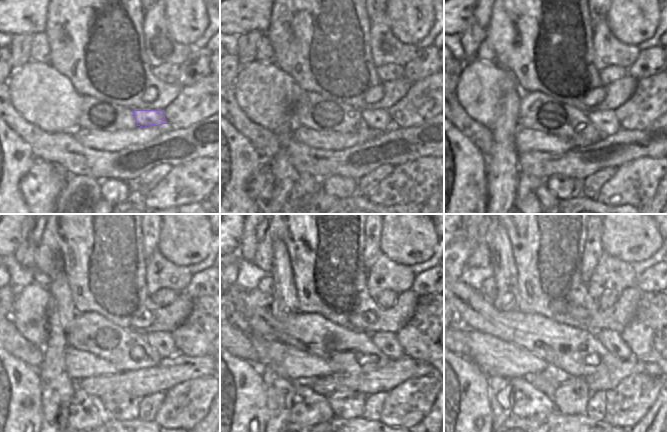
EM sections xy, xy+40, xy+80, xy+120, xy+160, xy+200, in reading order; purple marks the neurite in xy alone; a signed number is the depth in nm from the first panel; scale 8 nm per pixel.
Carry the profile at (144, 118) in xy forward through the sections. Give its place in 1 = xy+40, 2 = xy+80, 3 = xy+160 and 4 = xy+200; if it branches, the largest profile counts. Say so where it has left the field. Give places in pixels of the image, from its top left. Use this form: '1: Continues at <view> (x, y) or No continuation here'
1: Continues at xy+40 (380, 121)
2: Continues at xy+80 (605, 120)
3: Continues at xy+160 (387, 342)
4: Continues at xy+200 (612, 340).

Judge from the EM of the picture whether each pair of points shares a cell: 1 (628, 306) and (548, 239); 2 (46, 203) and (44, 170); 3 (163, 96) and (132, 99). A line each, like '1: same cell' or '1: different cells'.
1: same cell
2: same cell
3: same cell

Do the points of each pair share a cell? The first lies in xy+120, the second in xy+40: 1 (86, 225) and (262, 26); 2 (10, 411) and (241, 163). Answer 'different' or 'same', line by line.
1: different
2: same

